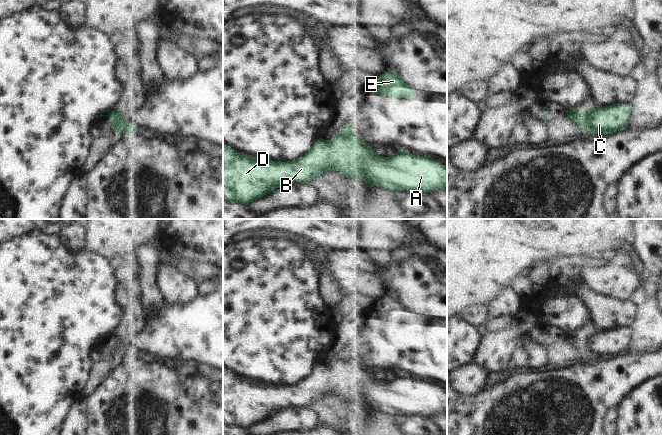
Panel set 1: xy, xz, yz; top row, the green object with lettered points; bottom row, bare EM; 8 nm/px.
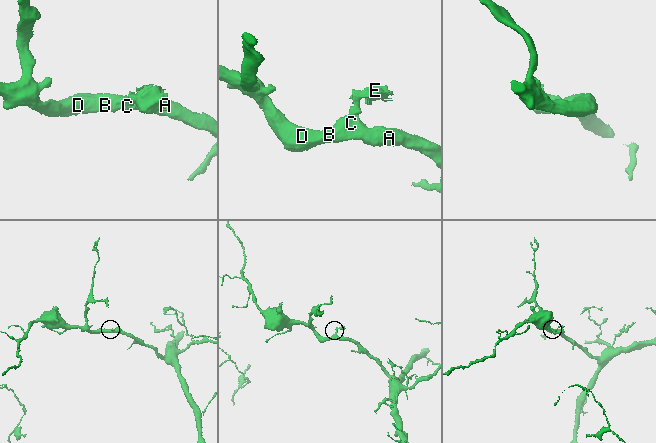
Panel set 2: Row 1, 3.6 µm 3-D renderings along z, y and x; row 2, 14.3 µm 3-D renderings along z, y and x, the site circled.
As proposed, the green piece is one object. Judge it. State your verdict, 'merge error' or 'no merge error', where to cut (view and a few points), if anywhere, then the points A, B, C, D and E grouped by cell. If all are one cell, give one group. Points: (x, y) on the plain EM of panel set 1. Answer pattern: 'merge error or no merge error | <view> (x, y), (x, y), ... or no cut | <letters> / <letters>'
merge error | yz (583, 337), (585, 352) | A B C D / E

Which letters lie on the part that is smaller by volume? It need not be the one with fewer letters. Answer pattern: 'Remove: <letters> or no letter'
Remove: E

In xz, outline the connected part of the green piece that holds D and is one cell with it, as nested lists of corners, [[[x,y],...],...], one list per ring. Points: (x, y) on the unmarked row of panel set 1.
[[[339,357],[332,364],[319,362],[304,380],[287,386],[247,379],[223,367],[223,424],[248,428],[285,408],[308,408],[326,395],[337,395],[356,404],[364,403],[371,411],[376,410],[394,416],[431,416],[447,412],[447,391],[439,384],[416,380],[407,375],[398,375],[389,381],[381,382],[362,362],[355,363],[348,358]]]

